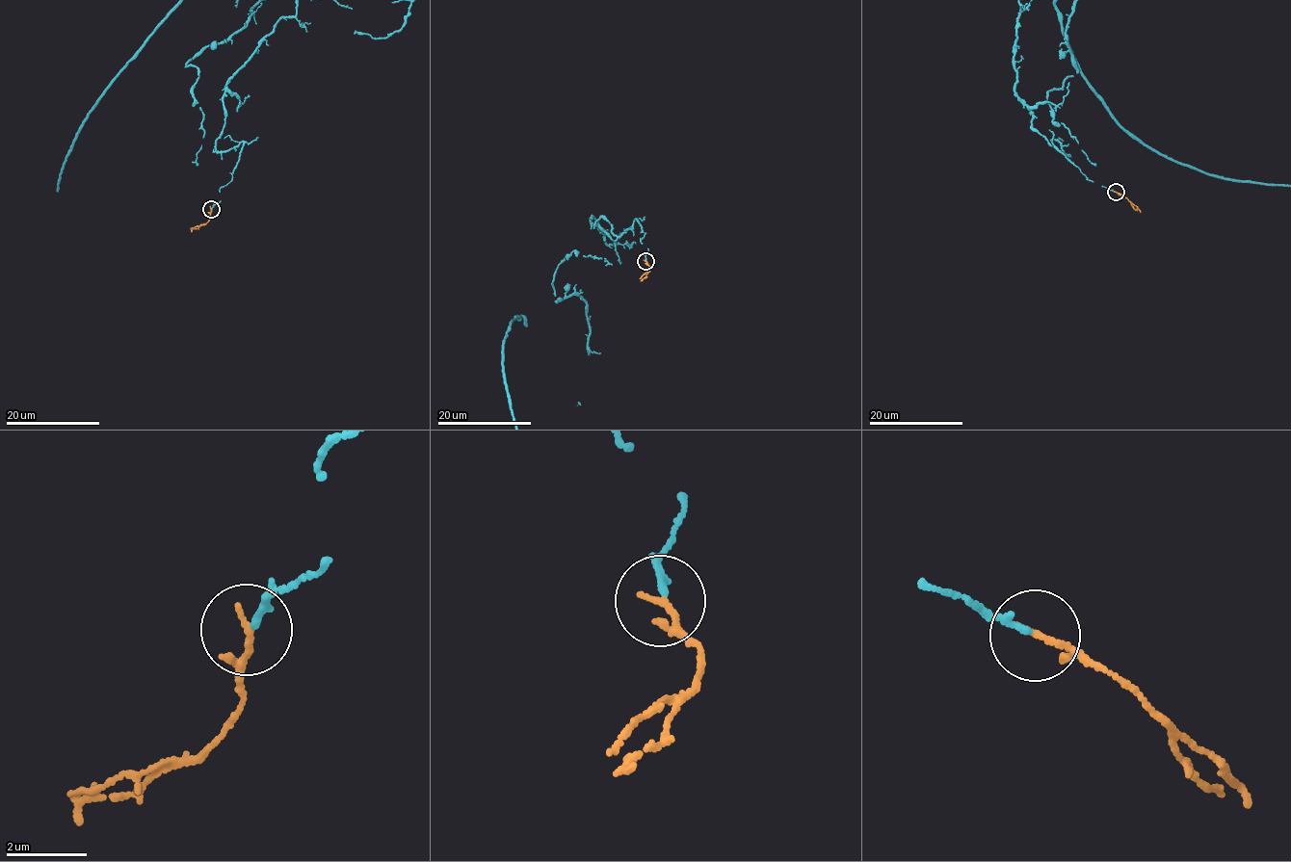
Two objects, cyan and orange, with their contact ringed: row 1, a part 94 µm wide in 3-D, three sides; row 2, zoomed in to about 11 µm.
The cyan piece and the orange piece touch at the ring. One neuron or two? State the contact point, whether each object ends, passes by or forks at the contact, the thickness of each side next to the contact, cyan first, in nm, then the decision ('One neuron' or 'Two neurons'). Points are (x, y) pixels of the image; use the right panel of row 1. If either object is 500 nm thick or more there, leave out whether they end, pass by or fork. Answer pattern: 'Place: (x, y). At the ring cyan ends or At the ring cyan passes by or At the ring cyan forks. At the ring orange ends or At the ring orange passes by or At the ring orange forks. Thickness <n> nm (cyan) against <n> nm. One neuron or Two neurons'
Place: (1116, 192). At the ring cyan ends. At the ring orange ends. Thickness 160 nm (cyan) against 170 nm. One neuron

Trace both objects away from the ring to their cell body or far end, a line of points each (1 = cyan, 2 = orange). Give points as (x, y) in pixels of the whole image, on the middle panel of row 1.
1: (645, 261), (636, 219), (590, 218), (618, 243), (591, 323), (503, 346)
2: (645, 261), (650, 269), (642, 279)

